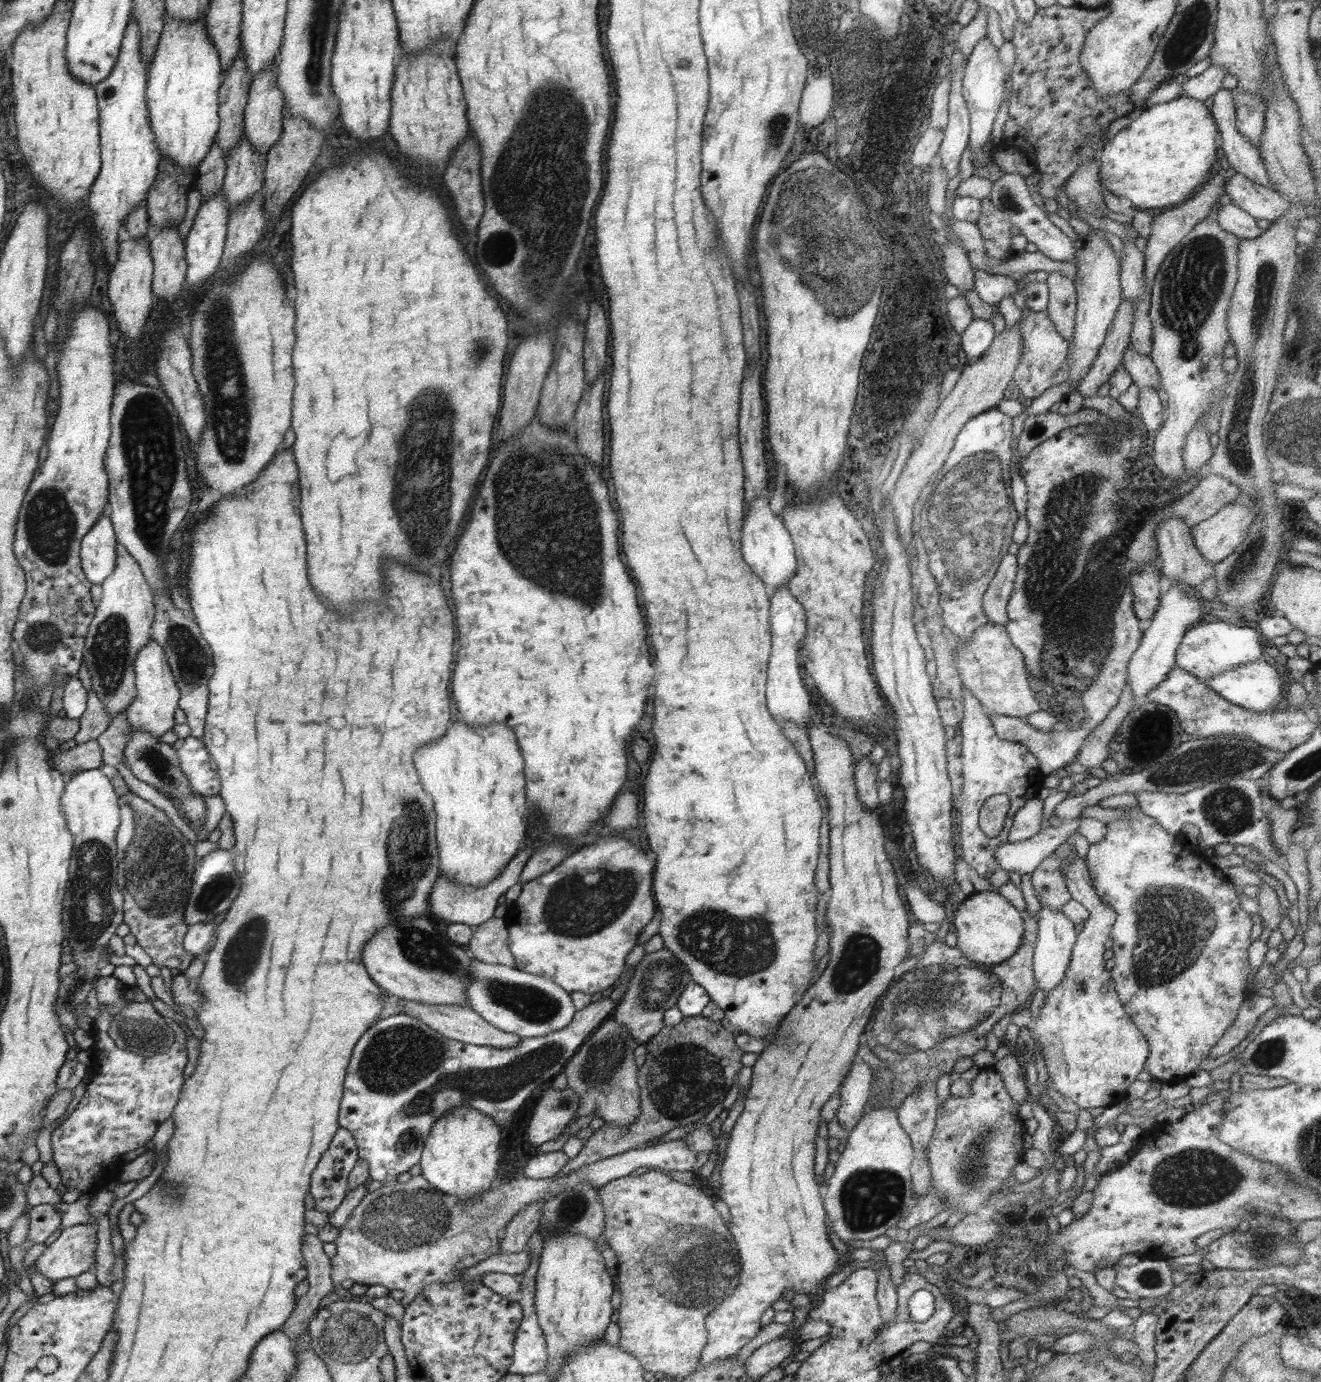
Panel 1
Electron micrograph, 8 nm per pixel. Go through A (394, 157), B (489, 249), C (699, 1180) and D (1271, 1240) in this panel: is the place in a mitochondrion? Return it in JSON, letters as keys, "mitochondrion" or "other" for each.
{"A":"other","B":"mitochondrion","C":"other","D":"mitochondrion"}

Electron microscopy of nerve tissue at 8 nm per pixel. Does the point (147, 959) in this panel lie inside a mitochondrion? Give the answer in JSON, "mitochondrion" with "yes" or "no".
{"mitochondrion":"no"}

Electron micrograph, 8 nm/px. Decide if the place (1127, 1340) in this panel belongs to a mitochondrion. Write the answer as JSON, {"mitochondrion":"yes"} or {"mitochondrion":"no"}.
{"mitochondrion":"no"}

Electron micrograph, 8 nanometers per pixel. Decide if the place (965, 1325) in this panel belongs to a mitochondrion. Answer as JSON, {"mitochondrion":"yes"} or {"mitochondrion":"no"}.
{"mitochondrion":"no"}

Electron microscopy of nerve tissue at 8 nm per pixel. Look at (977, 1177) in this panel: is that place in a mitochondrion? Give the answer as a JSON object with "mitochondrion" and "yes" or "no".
{"mitochondrion":"yes"}

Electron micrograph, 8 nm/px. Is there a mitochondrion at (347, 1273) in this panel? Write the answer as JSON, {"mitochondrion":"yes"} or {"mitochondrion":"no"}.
{"mitochondrion":"no"}

